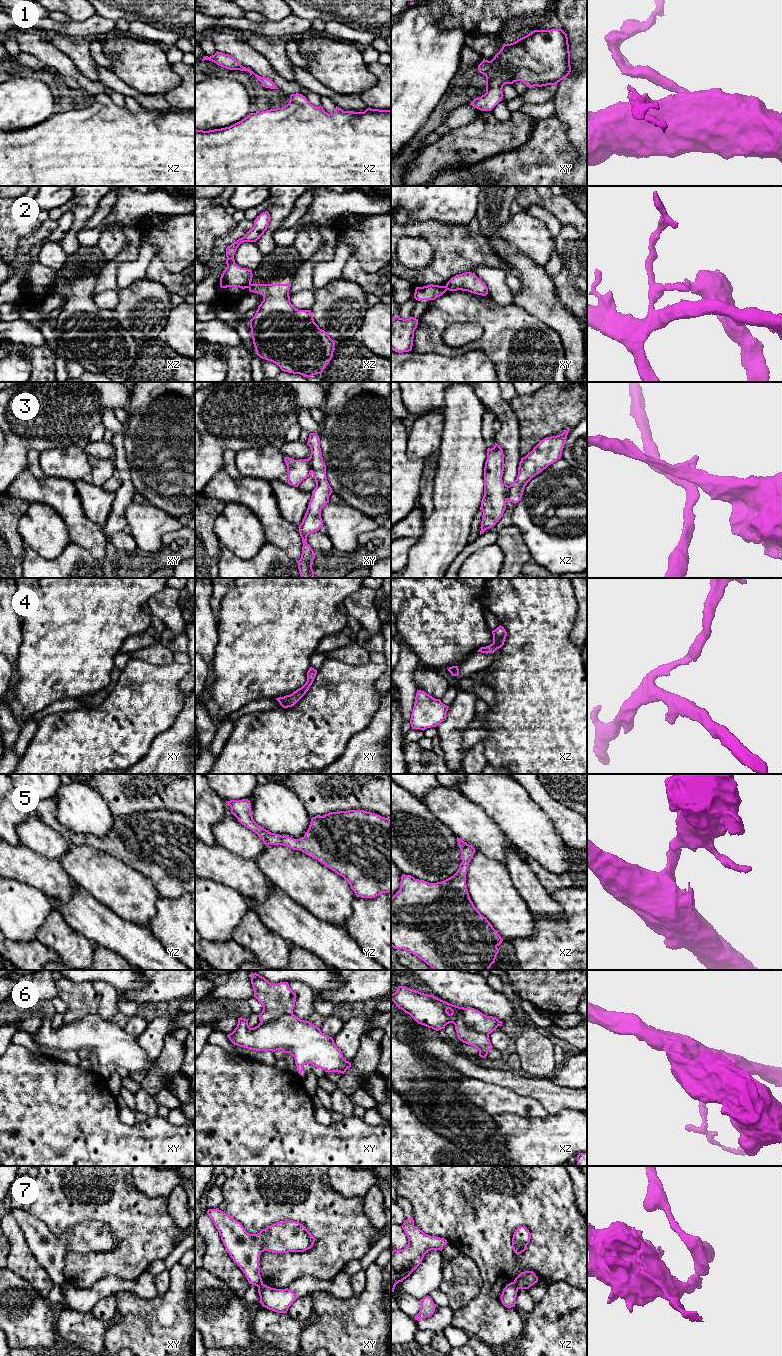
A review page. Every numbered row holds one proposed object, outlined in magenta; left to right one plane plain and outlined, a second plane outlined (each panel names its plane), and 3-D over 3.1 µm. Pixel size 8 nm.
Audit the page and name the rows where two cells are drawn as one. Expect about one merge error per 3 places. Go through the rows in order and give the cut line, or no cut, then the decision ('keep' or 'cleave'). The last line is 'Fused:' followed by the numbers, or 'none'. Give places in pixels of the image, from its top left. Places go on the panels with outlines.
1: cut none; keep
2: cut xz (251, 284), (248, 287); cleave
3: cut xz (508, 486), (507, 499); cleave
4: cut none; keep
5: cut none; keep
6: cut xz (454, 1022), (460, 1016), (468, 1027), (488, 1035); cleave
7: cut yz (514, 1281), (518, 1288); cleave
Fused: 2, 3, 6, 7

